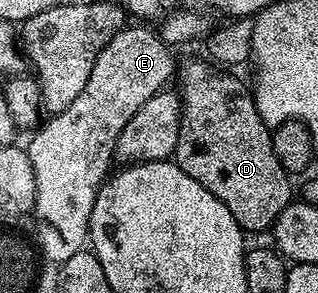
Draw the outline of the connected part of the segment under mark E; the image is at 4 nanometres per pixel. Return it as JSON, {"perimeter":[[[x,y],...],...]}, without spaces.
{"perimeter":[[[123,27],[112,42],[100,50],[84,90],[76,94],[76,102],[63,112],[53,113],[31,135],[35,136],[30,144],[25,145],[32,174],[36,174],[32,216],[38,219],[37,247],[54,266],[87,247],[92,206],[98,189],[111,171],[110,159],[115,159],[120,130],[128,126],[128,118],[132,118],[148,98],[169,85],[166,83],[176,72],[171,45],[163,41],[154,28],[130,27]]]}

